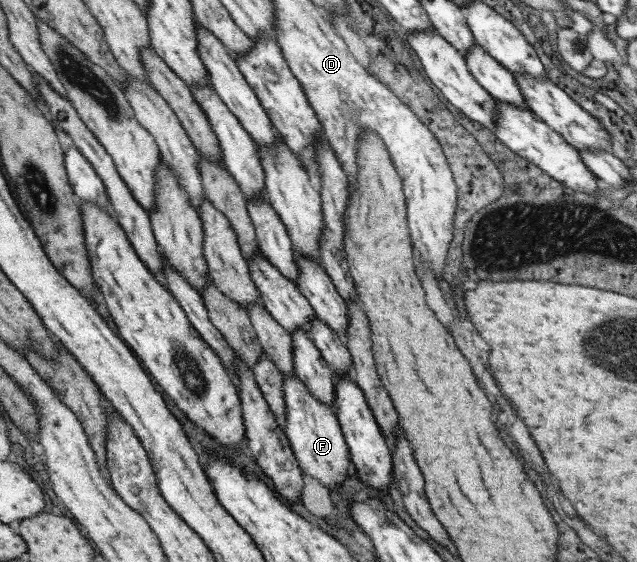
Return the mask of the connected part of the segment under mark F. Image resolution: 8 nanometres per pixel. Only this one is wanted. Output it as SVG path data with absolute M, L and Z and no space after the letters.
M296 375L283 376L283 391L286 405L285 433L302 474L308 473L320 479L330 491L338 488L338 484L342 484L351 472L352 462L346 457L348 445L338 422L336 408L320 402Z

